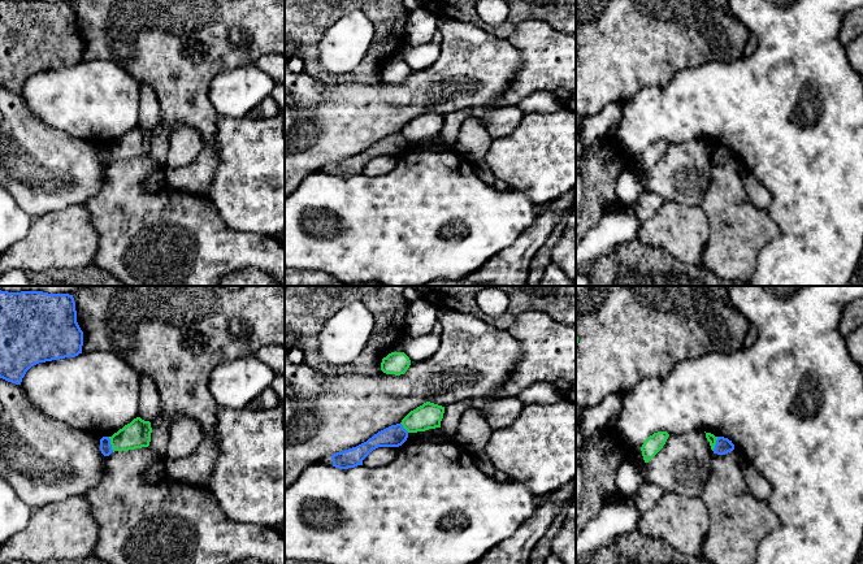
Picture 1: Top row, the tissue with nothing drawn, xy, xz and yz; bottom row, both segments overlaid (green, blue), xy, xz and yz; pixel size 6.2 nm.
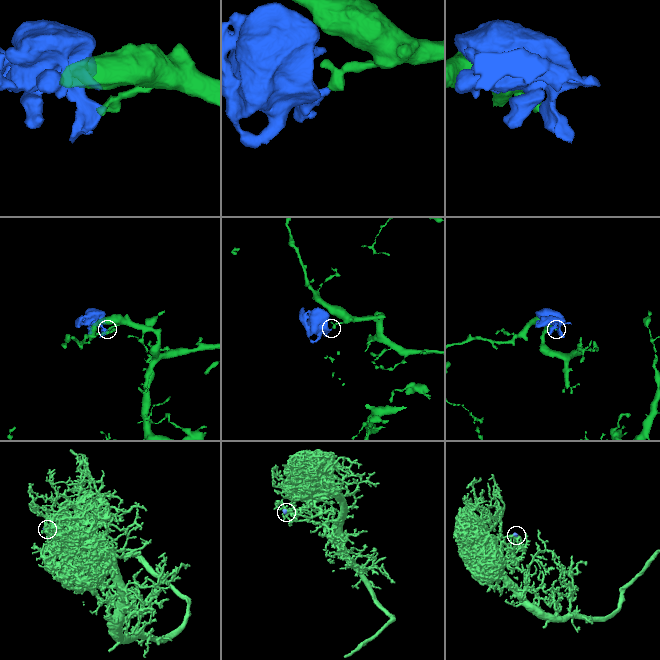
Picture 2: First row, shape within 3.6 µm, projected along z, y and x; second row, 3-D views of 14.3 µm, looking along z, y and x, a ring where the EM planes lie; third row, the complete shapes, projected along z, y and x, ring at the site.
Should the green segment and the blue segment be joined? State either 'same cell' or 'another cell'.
another cell

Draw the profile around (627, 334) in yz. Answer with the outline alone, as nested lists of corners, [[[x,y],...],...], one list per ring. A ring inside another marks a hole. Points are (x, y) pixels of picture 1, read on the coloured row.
[[[576,286],[576,404],[590,407],[611,394],[623,396],[641,381],[664,378],[682,361],[710,352],[733,355],[743,348],[750,327],[724,286]]]

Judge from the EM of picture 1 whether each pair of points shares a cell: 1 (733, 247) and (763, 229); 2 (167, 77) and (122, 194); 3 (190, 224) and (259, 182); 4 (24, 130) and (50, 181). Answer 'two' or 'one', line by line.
1: one
2: two
3: two
4: one

